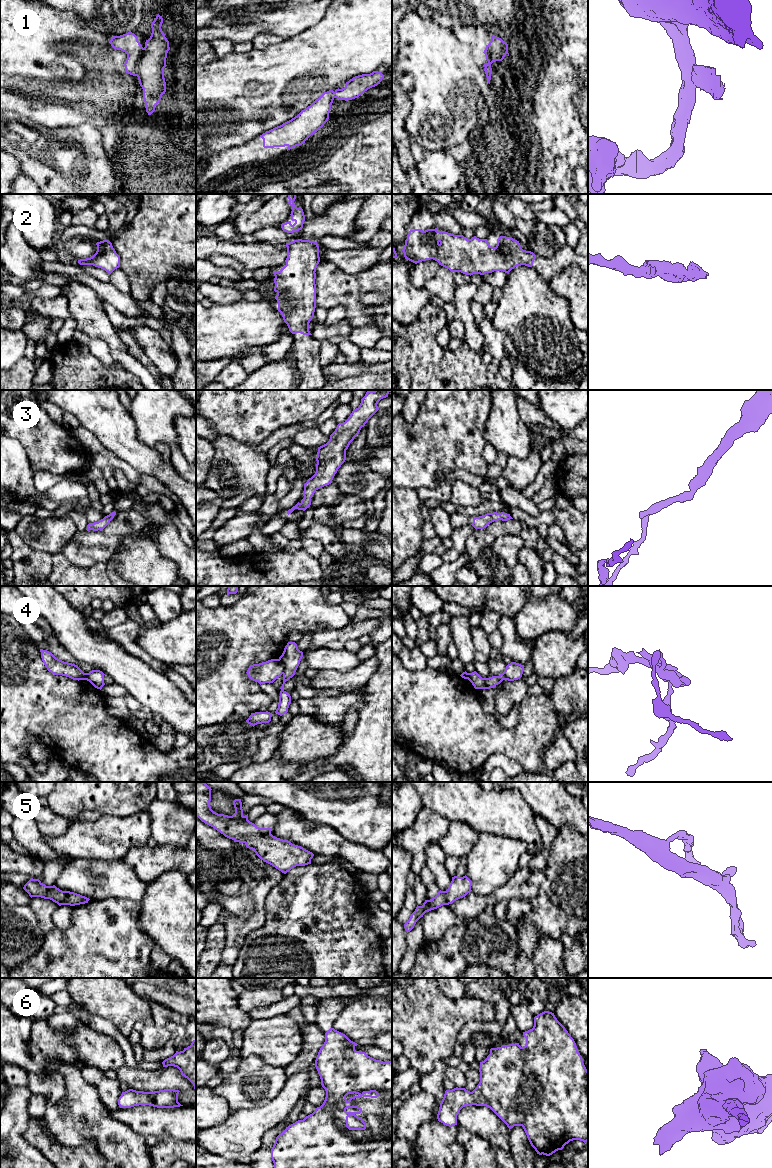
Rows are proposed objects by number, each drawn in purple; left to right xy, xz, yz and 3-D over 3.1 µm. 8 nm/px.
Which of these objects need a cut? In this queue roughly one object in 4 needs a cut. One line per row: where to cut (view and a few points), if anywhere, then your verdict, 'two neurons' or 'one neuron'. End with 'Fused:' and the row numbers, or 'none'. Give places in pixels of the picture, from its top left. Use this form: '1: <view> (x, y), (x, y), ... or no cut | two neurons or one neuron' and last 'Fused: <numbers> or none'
1: xy (144, 48), (137, 76) | two neurons
2: no cut | one neuron
3: no cut | one neuron
4: xz (278, 659), (283, 665), (283, 673) | two neurons
5: no cut | one neuron
6: no cut | one neuron
Fused: 1, 4

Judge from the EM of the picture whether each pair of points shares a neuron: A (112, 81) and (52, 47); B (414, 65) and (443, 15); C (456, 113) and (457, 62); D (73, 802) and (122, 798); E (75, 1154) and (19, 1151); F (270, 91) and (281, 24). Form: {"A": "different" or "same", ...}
{"A": "same", "B": "different", "C": "same", "D": "same", "E": "different", "F": "different"}

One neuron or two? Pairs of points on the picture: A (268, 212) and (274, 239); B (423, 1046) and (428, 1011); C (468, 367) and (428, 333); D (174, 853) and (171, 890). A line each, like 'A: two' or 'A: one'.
A: two
B: one
C: one
D: two

